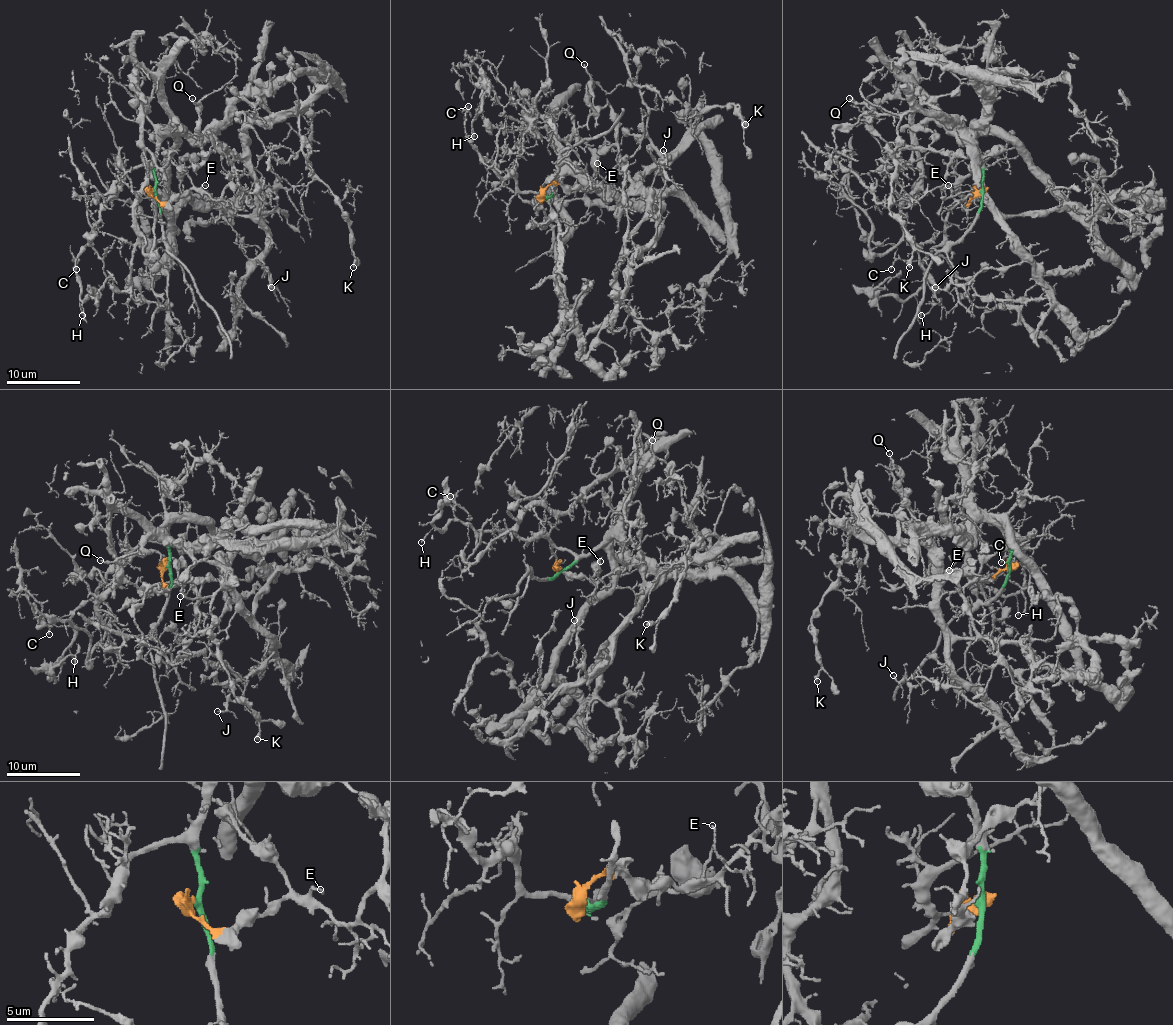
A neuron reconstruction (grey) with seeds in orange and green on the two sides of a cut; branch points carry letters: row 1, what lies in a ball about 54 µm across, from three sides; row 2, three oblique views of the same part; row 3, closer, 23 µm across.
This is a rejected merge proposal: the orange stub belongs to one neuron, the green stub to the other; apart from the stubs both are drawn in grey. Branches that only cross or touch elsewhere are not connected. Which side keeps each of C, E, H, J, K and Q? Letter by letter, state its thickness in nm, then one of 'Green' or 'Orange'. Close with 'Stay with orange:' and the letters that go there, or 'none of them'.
C: Thickness 130 nm. Green
E: Thickness 90 nm. Orange
H: Thickness 130 nm. Green
J: Thickness 170 nm. Orange
K: Thickness 320 nm. Orange
Q: Thickness 150 nm. Orange
Stay with orange: E, J, K, Q

